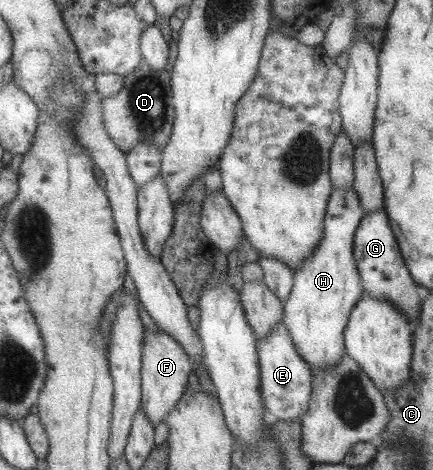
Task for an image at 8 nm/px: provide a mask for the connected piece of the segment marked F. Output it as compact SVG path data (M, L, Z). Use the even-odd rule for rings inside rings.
M159 328L155 336L145 337L142 347L142 398L140 409L145 418L151 420L151 424L160 424L165 420L166 415L183 397L187 390L189 373L194 371L193 363L185 353L180 343L173 339L168 333Z

